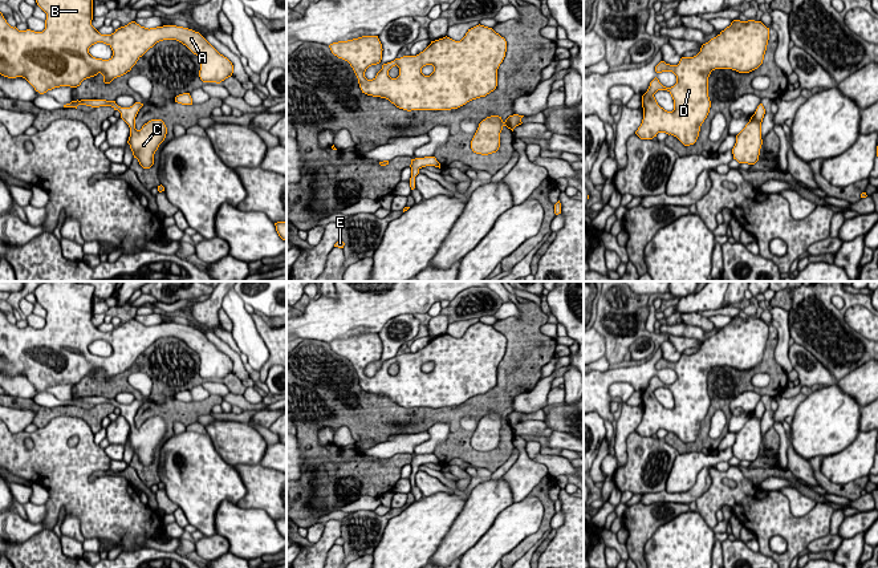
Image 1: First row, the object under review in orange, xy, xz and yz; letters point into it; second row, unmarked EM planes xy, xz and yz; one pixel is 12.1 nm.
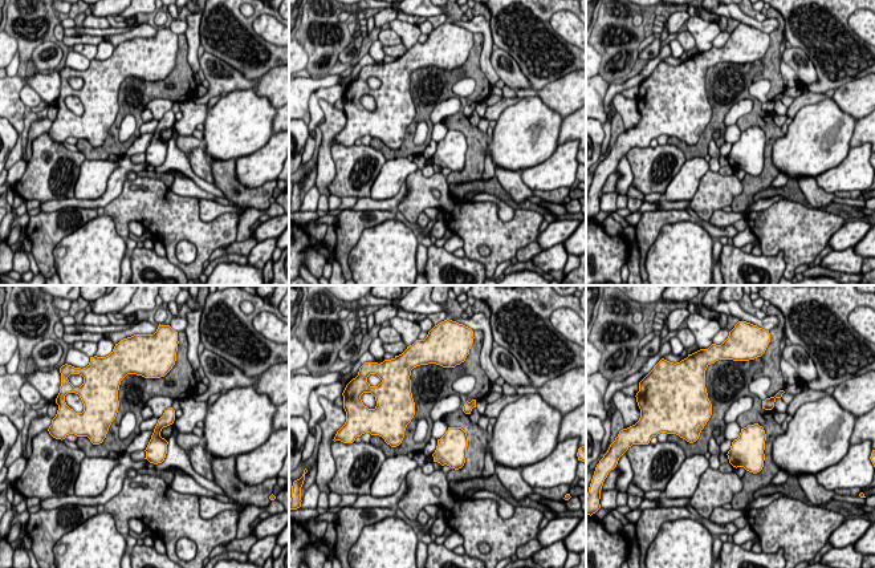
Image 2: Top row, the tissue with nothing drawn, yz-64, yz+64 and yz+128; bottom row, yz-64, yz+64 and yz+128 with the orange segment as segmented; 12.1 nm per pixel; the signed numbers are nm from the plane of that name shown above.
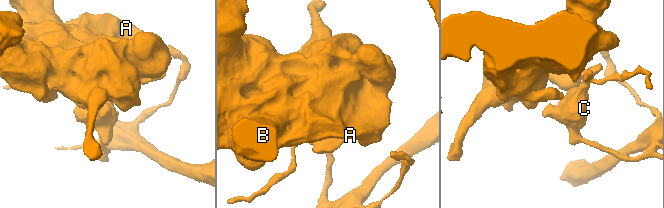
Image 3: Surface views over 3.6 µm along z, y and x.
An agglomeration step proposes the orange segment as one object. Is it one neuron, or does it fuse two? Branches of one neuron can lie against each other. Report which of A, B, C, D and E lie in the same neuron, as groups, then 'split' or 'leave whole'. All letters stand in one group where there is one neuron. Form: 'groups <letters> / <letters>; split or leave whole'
groups A B D / C E; split

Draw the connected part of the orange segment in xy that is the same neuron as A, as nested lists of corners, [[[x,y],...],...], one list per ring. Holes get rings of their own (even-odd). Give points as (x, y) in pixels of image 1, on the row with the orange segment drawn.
[[[36,0],[46,13],[45,29],[34,32],[11,27],[0,12],[0,74],[8,78],[23,77],[40,94],[54,88],[77,88],[86,78],[98,73],[110,84],[131,70],[137,61],[157,42],[176,40],[199,57],[199,77],[203,82],[220,84],[233,73],[232,62],[220,54],[199,32],[176,25],[145,28],[135,21],[115,29],[111,35],[101,35],[93,25],[93,0]],[[97,42],[109,45],[113,56],[109,60],[95,58],[89,48]]]

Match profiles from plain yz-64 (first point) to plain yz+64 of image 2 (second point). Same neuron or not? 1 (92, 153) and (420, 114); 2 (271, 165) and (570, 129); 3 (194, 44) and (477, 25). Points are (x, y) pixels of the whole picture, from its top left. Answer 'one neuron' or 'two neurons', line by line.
1: one neuron
2: two neurons
3: one neuron

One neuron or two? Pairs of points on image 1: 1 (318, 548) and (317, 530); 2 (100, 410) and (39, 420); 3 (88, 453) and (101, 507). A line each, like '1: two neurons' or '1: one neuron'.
1: two neurons
2: one neuron
3: one neuron

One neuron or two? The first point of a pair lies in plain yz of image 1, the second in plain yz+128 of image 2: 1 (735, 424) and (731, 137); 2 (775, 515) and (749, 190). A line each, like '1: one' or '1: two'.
1: one
2: two

